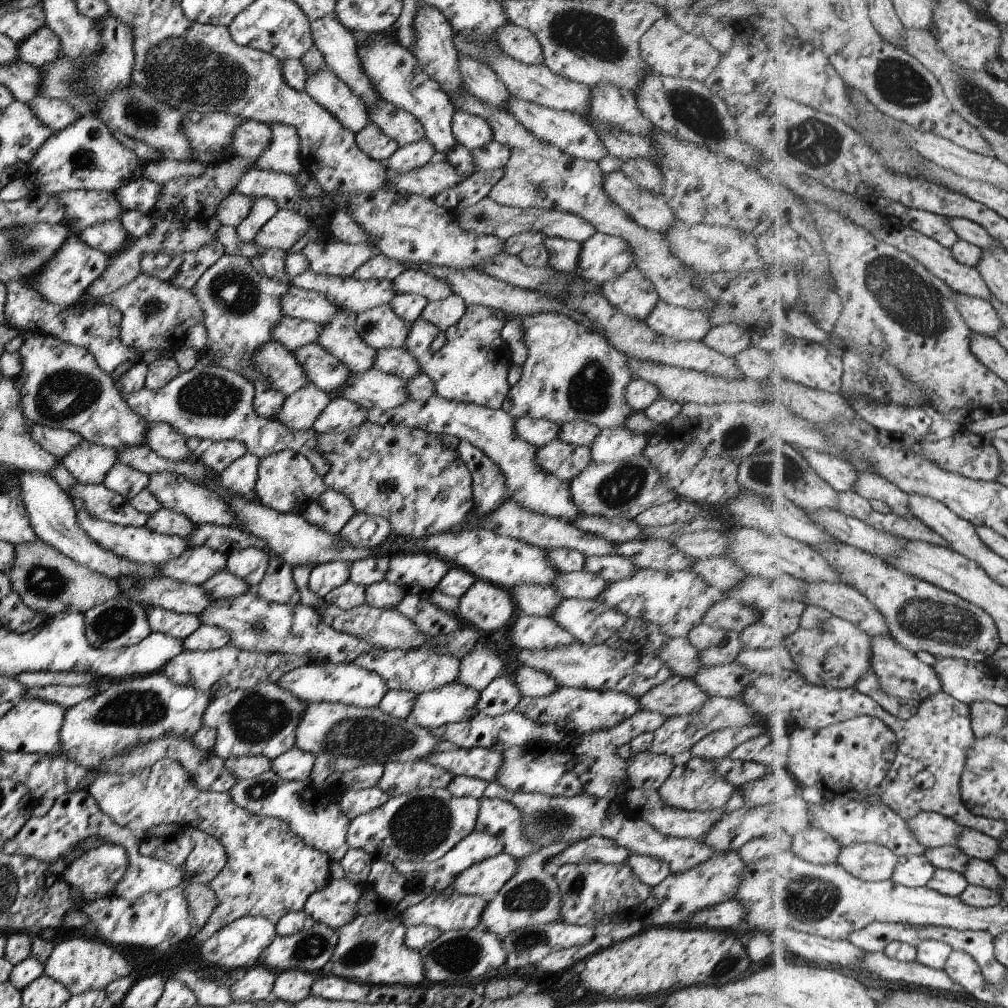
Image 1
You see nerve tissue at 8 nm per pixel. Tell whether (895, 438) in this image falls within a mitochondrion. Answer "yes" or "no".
no

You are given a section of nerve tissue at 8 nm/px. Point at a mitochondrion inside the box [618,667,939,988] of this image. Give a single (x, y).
(808, 897)

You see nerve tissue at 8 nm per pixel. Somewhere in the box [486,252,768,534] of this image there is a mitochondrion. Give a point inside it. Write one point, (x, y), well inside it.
(589, 392)

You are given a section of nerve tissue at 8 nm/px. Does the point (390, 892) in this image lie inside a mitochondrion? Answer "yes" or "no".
no

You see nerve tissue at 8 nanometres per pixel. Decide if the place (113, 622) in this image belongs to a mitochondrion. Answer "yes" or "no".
yes

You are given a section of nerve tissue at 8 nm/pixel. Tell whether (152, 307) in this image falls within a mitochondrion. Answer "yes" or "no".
yes

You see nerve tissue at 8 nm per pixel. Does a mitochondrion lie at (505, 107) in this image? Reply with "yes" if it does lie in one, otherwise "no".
no

